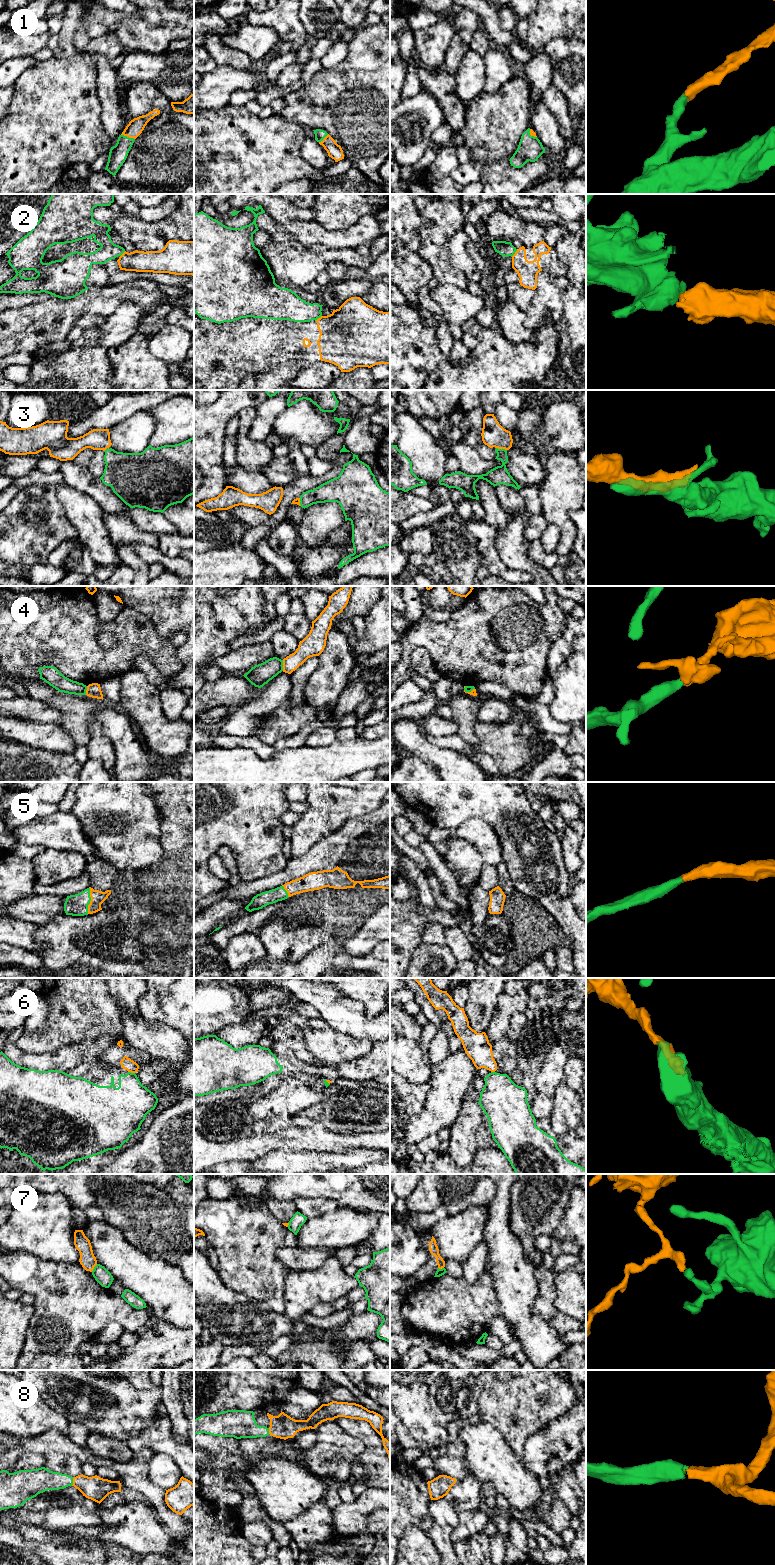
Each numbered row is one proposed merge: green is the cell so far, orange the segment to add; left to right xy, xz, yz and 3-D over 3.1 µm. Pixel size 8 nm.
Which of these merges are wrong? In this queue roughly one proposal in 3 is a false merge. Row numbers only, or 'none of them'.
2, 4, 6, 7

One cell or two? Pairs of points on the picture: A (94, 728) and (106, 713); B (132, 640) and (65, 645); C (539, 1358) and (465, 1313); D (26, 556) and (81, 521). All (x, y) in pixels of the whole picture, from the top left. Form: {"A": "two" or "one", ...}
{"A": "two", "B": "one", "C": "two", "D": "two"}

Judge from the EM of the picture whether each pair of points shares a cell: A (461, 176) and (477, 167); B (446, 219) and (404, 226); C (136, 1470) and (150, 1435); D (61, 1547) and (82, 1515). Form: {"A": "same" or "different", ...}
{"A": "same", "B": "different", "C": "same", "D": "different"}

